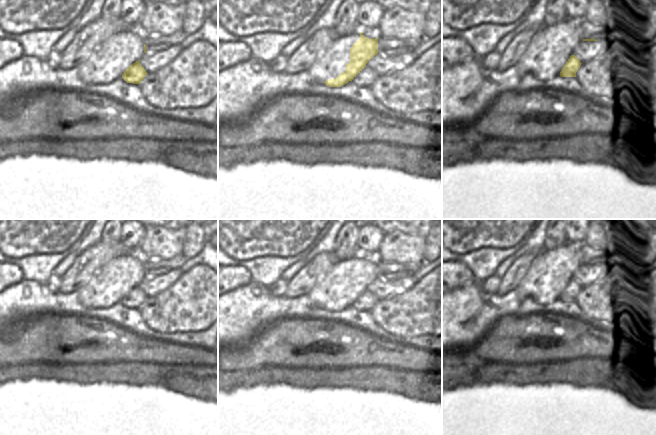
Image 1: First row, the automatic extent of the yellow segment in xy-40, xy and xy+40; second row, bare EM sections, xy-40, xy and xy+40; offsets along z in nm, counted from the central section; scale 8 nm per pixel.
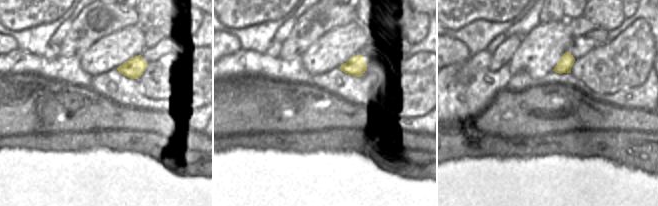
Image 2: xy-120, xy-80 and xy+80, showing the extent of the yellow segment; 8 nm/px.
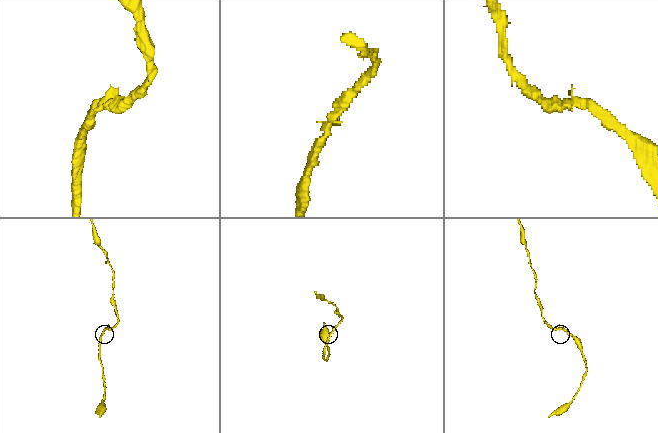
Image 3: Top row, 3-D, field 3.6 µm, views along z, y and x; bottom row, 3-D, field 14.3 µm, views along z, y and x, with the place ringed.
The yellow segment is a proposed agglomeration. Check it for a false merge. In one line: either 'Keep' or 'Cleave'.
Keep

